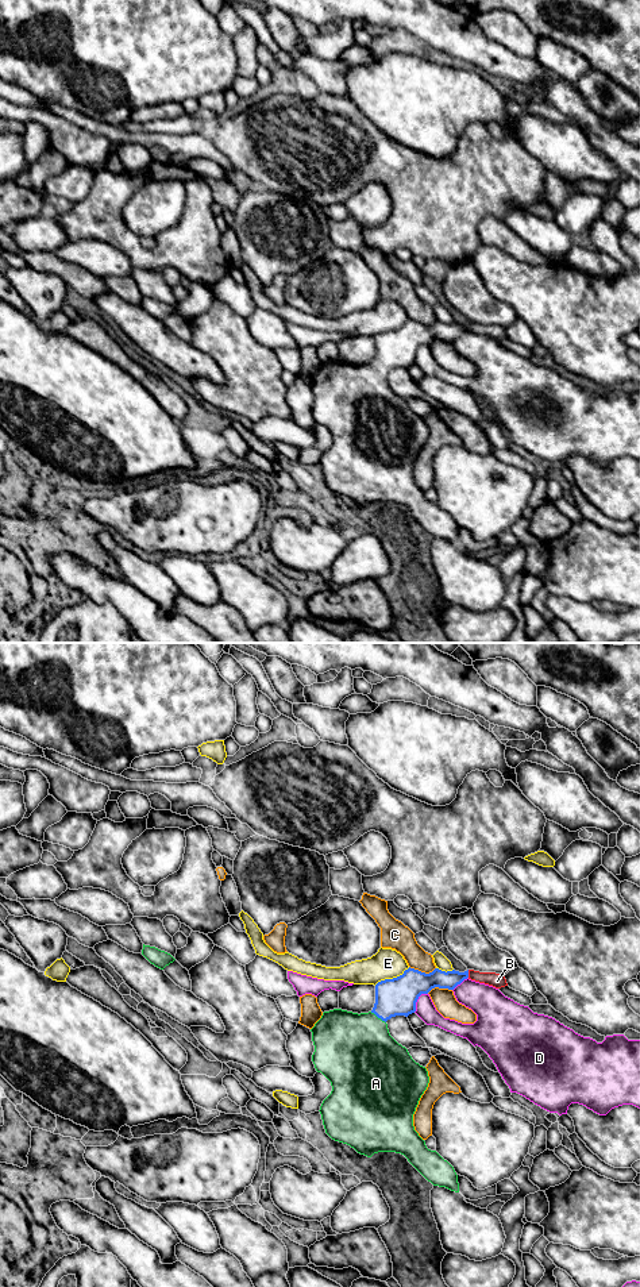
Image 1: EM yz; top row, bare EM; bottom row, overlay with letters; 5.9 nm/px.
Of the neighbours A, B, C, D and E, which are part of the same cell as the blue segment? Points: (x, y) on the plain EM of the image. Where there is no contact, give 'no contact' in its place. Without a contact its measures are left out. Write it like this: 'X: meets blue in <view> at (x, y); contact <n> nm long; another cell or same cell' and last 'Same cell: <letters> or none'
A: meets blue in yz at (378, 369); contact 120 nm long; same cell
B: meets blue in yz at (467, 326); contact 50 nm long; another cell
C: meets blue in yz at (423, 324); contact 160 nm long; another cell
D: meets blue in yz at (416, 353); contact 150 nm long; another cell
E: meets blue in yz at (393, 330); contact 240 nm long; another cell
Same cell: A

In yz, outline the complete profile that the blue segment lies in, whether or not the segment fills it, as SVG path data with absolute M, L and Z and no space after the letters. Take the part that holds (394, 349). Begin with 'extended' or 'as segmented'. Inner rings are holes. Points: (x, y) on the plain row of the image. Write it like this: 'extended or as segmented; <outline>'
extended; M409 319L402 327L375 336L375 355L371 363L324 363L311 381L315 397L312 413L316 423L332 438L319 462L325 485L367 509L378 504L401 505L433 537L455 544L459 544L459 535L454 519L436 502L428 501L413 478L413 466L429 435L428 423L390 388L386 373L415 365L421 346L428 346L435 339L454 342L467 330L469 321L446 324L435 320L425 325Z

